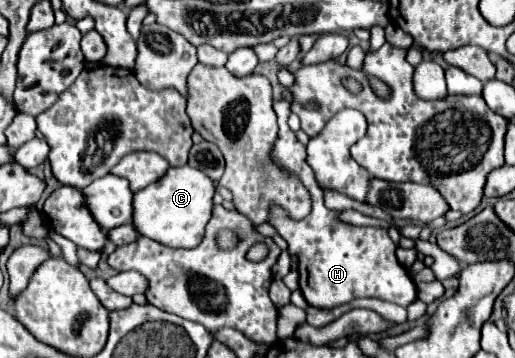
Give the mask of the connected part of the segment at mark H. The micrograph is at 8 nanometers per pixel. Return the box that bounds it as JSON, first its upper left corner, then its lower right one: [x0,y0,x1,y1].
[270,100,416,308]

